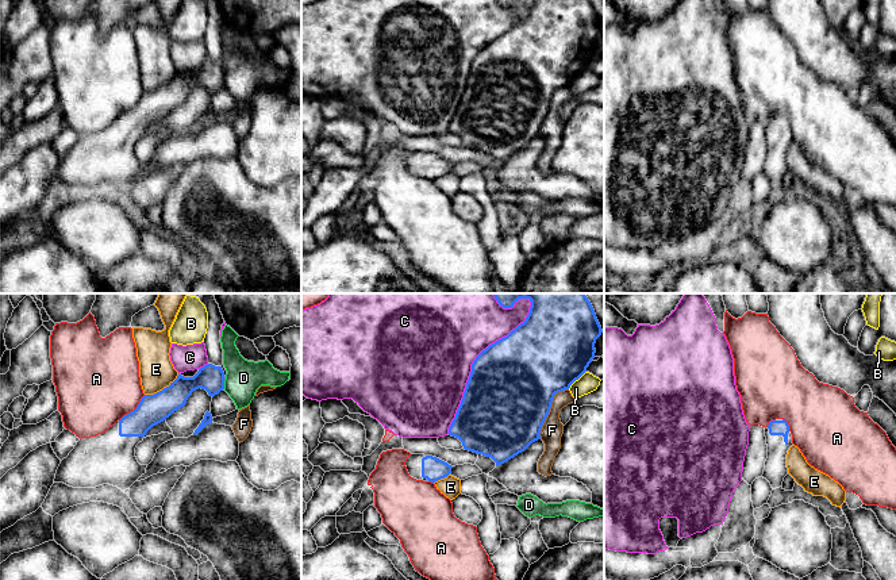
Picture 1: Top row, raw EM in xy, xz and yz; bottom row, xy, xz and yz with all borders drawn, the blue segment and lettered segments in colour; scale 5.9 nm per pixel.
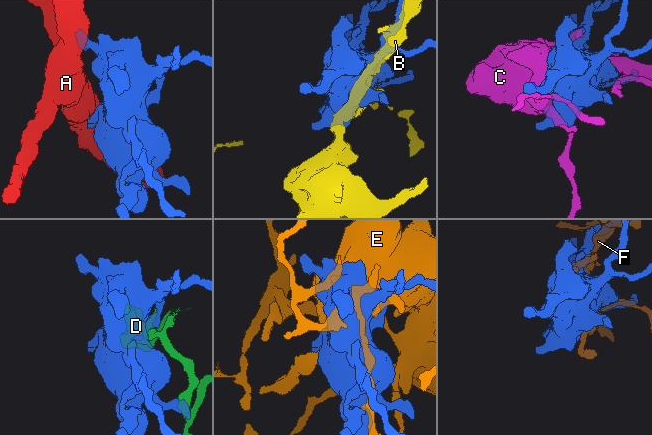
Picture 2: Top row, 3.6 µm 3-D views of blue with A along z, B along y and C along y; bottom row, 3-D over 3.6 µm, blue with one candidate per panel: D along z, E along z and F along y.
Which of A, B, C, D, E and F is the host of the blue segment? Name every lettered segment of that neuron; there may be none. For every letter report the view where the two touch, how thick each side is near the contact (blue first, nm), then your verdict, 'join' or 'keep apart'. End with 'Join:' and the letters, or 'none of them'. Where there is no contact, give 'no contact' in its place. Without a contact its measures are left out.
A: xy | 180/460 nm | keep apart
B: xz | 480/120 nm | keep apart
C: xz | 480/480 nm | keep apart
D: xy | 160/220 nm | keep apart
E: xy | 180/200 nm | keep apart
F: xz | 500/130 nm | keep apart
Join: none of them

